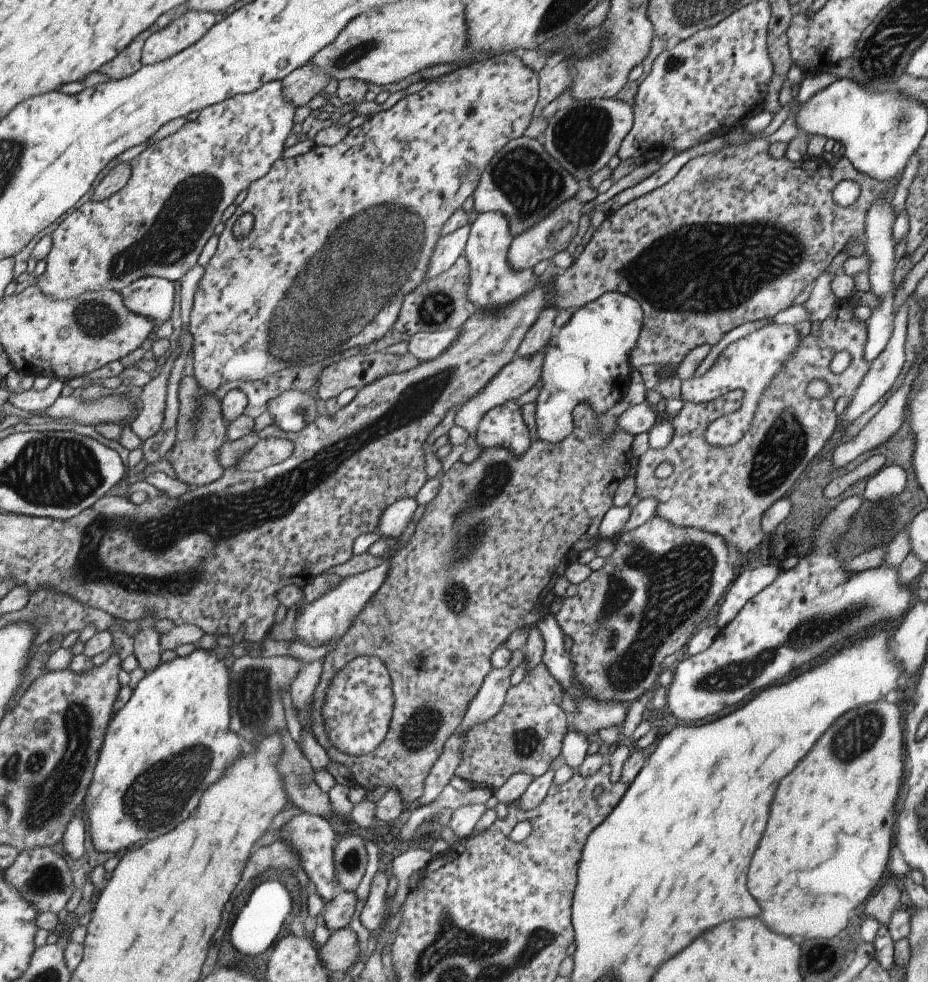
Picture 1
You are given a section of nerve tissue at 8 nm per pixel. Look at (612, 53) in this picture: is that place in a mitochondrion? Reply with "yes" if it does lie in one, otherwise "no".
no

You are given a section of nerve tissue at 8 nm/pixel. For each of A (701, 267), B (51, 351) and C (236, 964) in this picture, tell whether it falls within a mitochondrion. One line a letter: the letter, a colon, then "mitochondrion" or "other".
A: mitochondrion
B: other
C: other

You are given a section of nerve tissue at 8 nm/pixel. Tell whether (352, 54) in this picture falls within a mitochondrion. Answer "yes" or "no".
yes

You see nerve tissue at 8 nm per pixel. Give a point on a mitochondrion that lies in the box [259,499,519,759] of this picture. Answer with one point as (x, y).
(421, 728)

